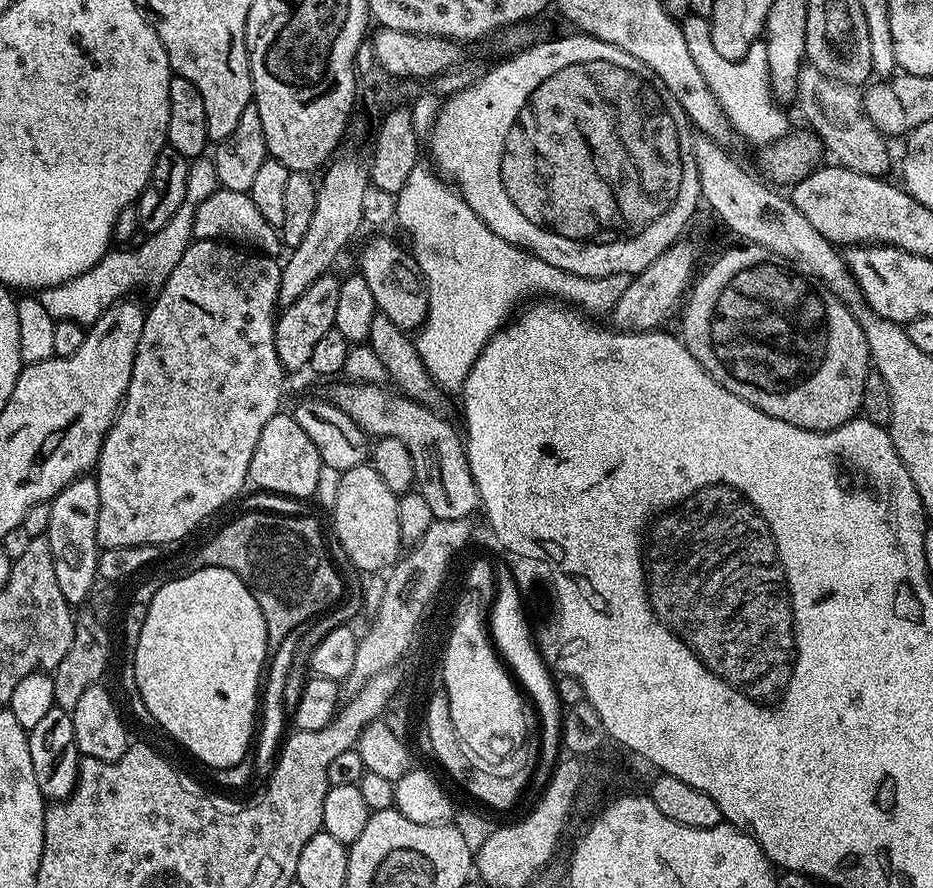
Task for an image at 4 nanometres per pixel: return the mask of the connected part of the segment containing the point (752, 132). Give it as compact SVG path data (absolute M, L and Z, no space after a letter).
M689 14L680 20L680 29L682 38L686 38L690 58L694 58L694 63L698 65L698 70L702 72L702 78L706 80L706 86L710 88L714 98L718 98L737 137L745 136L752 144L767 146L788 135L790 131L788 116L780 109L783 107L772 91L763 39L752 43L750 50L746 50L742 59L731 60L718 54L718 50L714 47L714 38L710 38L710 23L705 17Z

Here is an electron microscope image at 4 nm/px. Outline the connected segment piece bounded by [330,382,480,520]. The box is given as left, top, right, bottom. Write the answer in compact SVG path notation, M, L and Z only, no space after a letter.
M343 383L333 386L332 396L330 395L331 403L341 408L365 434L371 434L376 438L381 436L398 438L398 442L403 442L406 445L406 450L410 450L410 454L414 458L415 487L422 494L422 498L426 498L426 502L430 505L433 520L465 520L471 517L472 511L477 511L480 508L480 495L476 489L474 478L470 474L468 455L464 452L464 441L457 429L455 432L429 405L409 400L407 397L395 394L393 391L390 391L391 393L386 392L376 384Z

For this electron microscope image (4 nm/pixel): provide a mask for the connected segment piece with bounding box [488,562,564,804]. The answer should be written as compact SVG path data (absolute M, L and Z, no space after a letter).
M497 563L494 568L496 577L495 598L491 606L488 618L488 628L491 639L503 663L509 668L521 689L527 697L533 700L536 710L542 720L542 738L540 740L540 756L536 768L532 774L533 788L525 793L525 801L533 804L538 801L545 788L548 786L549 779L556 767L562 745L560 742L560 722L563 715L563 705L557 696L556 683L551 672L547 668L541 654L538 652L533 640L534 637L531 623L526 615L526 609L520 596L517 584L514 582L513 574L509 570L507 563Z

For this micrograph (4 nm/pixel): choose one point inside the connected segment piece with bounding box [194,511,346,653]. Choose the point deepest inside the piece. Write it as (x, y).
(282, 559)

